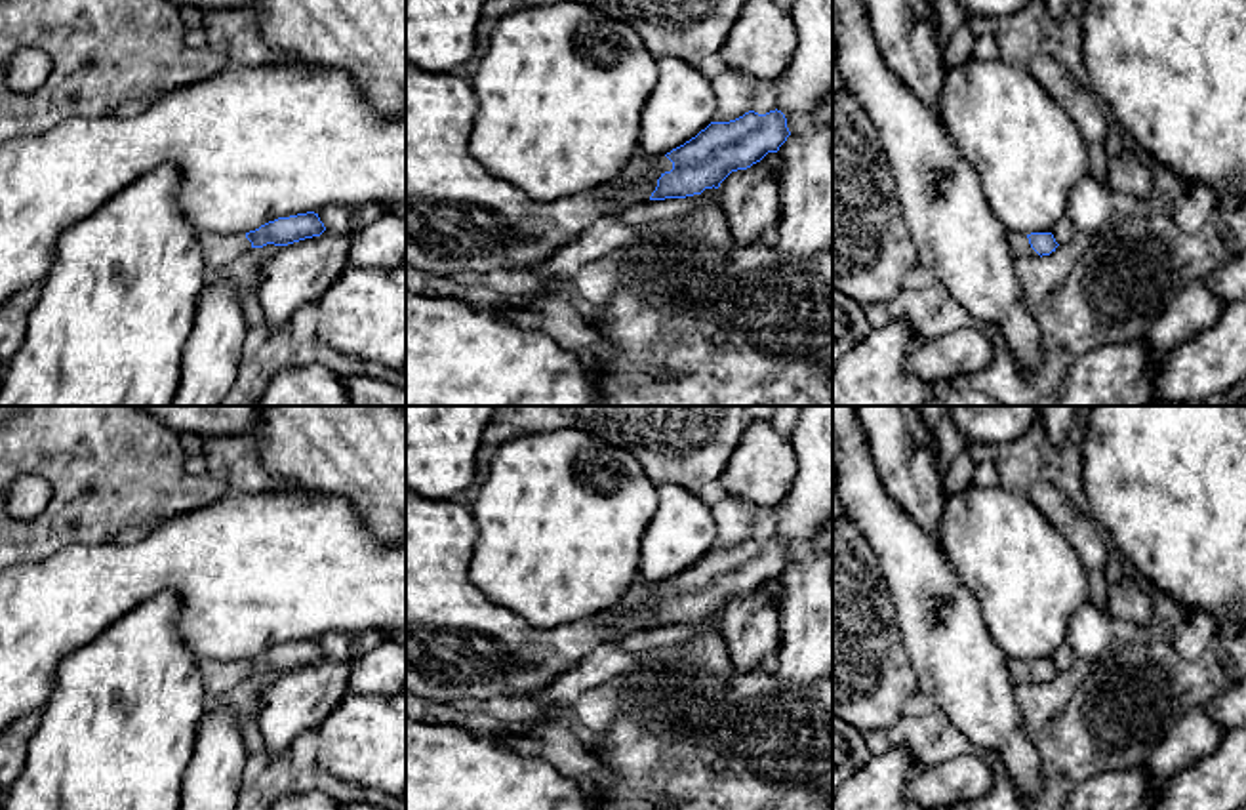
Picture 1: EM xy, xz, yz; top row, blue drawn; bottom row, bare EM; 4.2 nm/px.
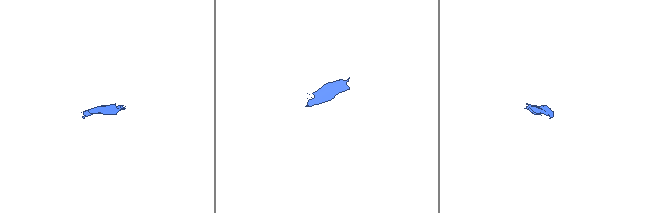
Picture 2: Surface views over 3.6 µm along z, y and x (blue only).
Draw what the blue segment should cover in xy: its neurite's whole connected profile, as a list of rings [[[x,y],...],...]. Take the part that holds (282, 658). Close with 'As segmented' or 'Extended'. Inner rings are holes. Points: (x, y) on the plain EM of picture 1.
[[[307,638],[278,644],[250,659],[200,659],[198,667],[208,698],[219,699],[250,675],[263,675],[267,671],[288,673],[305,665],[320,663],[324,658],[326,654],[318,640]]]. Extended

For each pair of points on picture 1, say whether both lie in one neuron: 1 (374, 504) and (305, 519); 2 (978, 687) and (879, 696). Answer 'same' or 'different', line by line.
1: different
2: different

